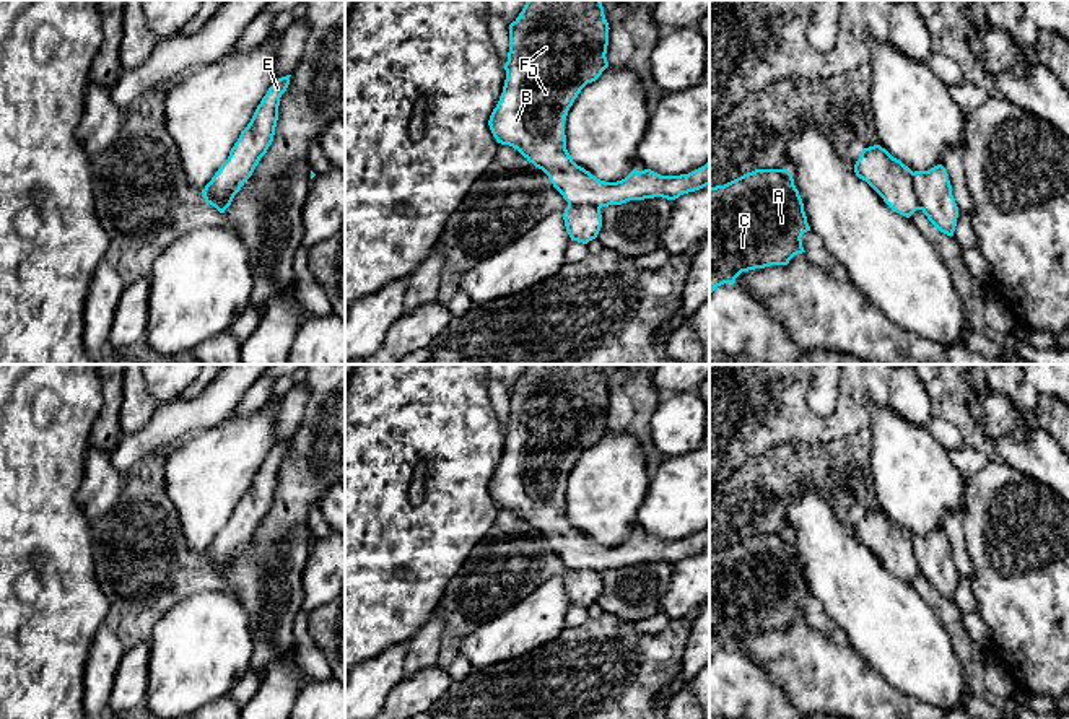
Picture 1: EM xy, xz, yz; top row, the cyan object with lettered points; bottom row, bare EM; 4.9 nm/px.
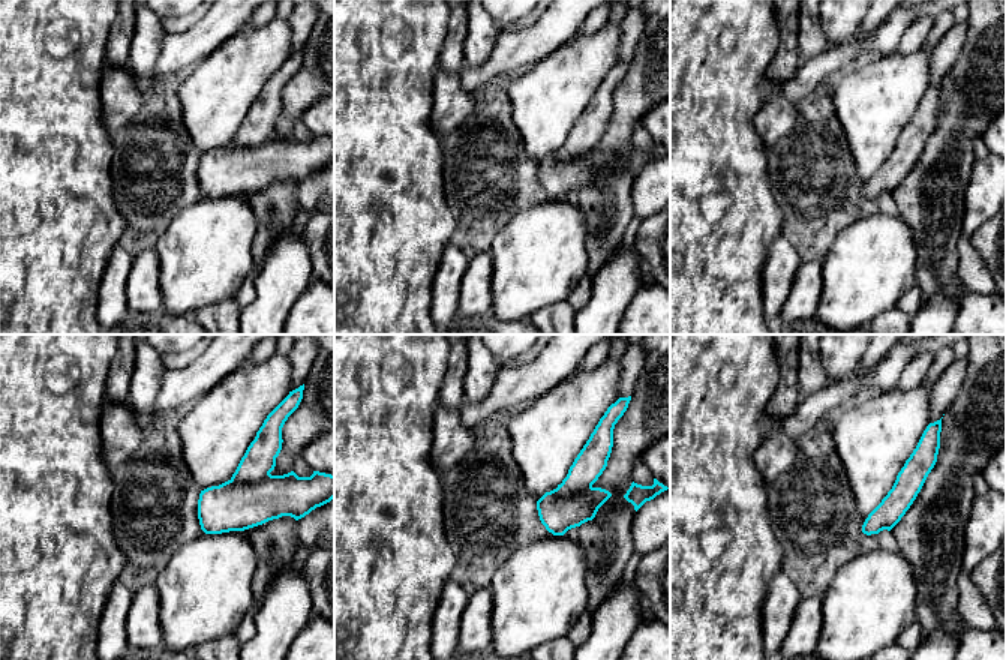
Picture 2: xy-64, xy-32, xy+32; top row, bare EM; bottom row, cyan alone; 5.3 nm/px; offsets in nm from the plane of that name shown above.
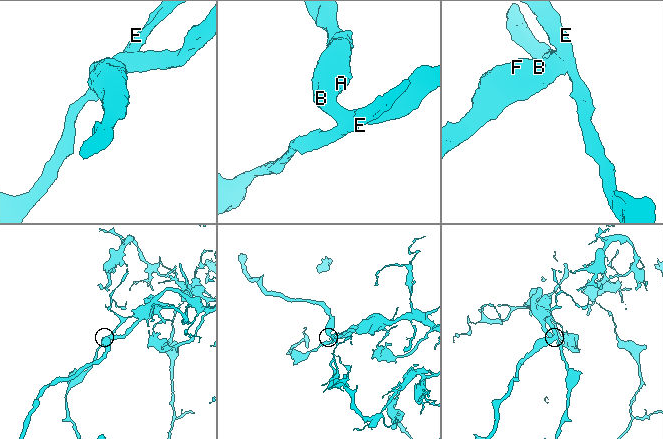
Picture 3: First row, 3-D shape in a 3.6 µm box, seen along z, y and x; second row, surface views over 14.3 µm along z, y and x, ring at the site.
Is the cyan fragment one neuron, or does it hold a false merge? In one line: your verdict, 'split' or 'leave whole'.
split

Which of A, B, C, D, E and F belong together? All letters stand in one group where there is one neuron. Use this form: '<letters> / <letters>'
A B C D F / E

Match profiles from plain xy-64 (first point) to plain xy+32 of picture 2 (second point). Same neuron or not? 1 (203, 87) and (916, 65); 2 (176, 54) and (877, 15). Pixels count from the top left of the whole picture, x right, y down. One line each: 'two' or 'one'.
1: one
2: two

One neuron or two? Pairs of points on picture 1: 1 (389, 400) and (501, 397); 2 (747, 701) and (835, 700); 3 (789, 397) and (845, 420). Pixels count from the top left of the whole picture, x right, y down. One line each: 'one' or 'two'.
1: two
2: two
3: one

